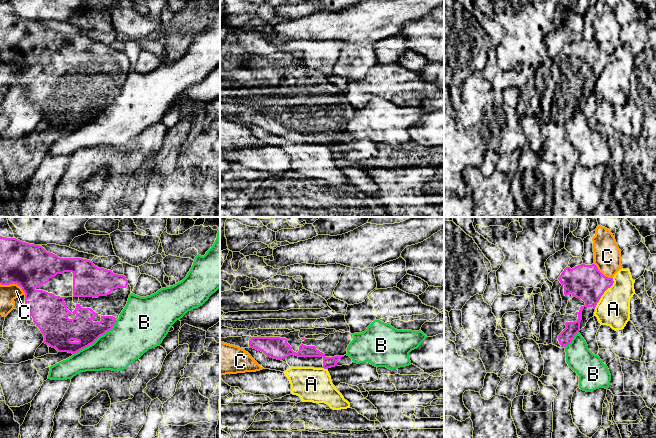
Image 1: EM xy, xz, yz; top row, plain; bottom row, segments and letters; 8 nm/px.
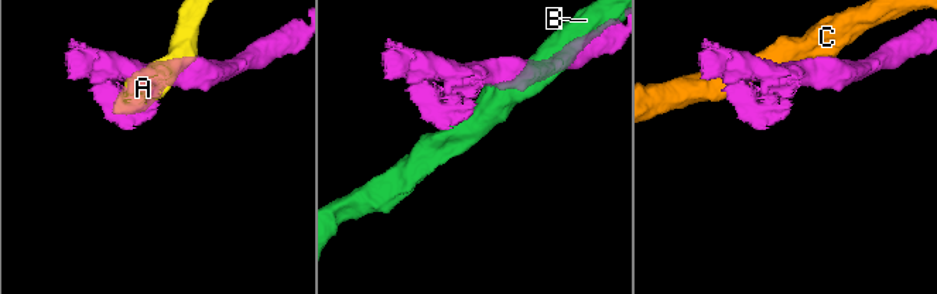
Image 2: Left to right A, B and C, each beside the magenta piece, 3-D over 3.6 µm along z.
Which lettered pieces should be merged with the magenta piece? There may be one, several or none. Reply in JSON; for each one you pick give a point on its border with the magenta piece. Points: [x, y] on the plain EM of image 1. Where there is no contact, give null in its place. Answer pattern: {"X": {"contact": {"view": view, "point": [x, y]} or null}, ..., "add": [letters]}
{"add": []}

